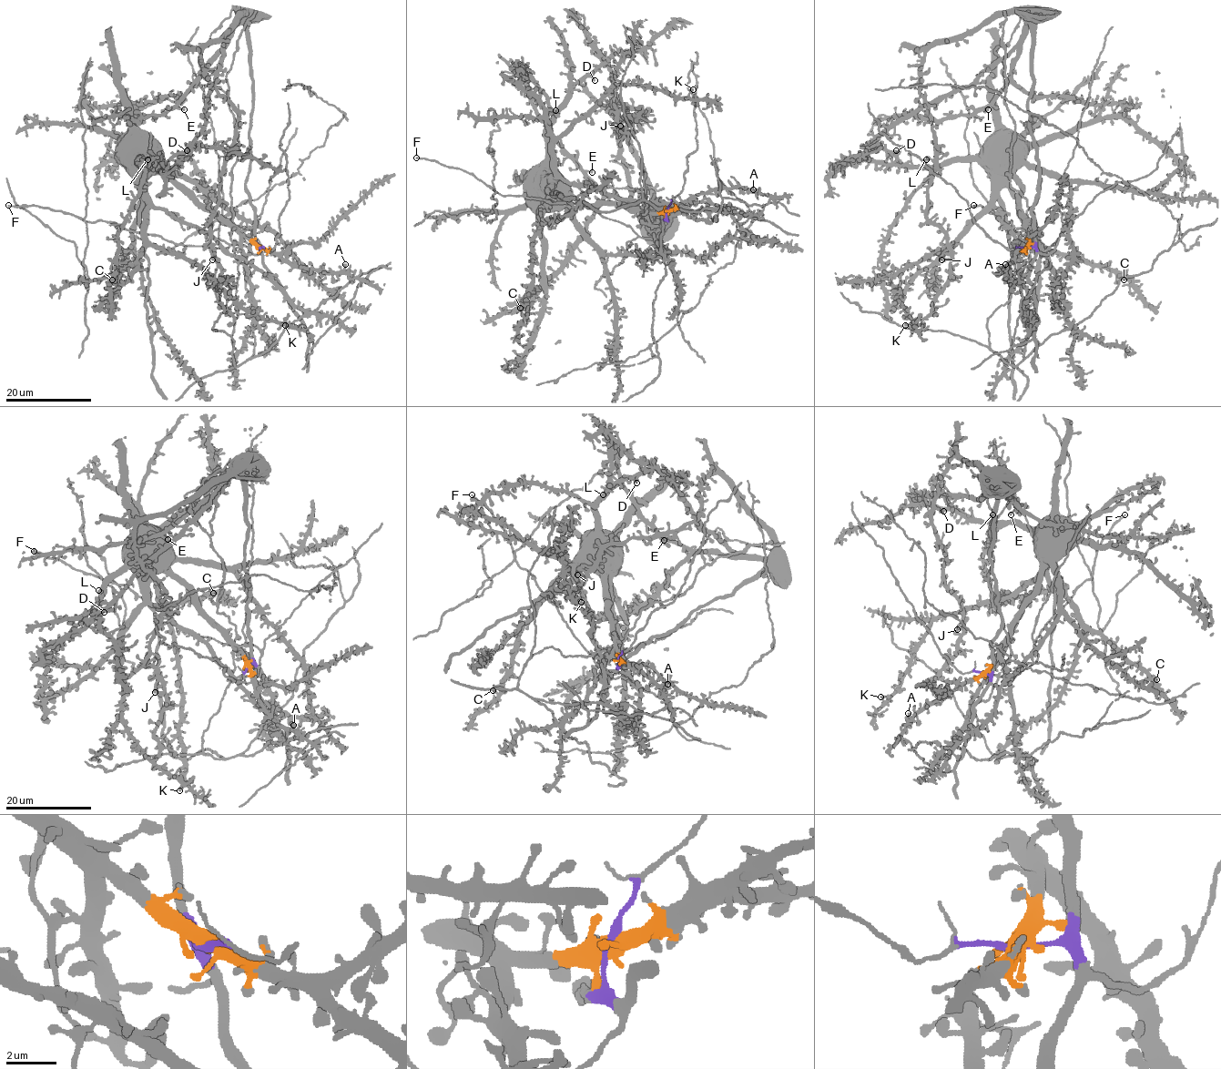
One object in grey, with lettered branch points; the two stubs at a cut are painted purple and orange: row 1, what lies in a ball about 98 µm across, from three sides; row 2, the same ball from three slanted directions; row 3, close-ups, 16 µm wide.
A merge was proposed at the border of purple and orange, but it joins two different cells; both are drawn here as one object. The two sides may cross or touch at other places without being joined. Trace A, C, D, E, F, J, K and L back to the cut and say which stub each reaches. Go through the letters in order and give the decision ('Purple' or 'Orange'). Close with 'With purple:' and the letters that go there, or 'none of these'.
A: Orange
C: Orange
D: Orange
E: Purple
F: Purple
J: Purple
K: Orange
L: Orange
With purple: E, F, J

